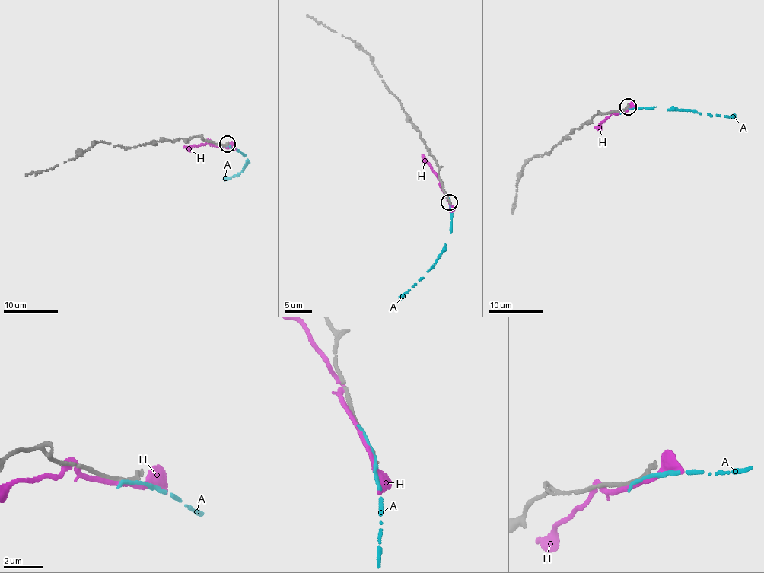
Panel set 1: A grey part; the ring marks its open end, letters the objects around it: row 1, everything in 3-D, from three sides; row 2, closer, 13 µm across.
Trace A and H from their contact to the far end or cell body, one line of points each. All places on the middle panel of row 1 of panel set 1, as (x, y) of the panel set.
A: (447, 198), (452, 231), (444, 250), (423, 278), (399, 297)
H: (447, 198), (439, 179), (421, 154)

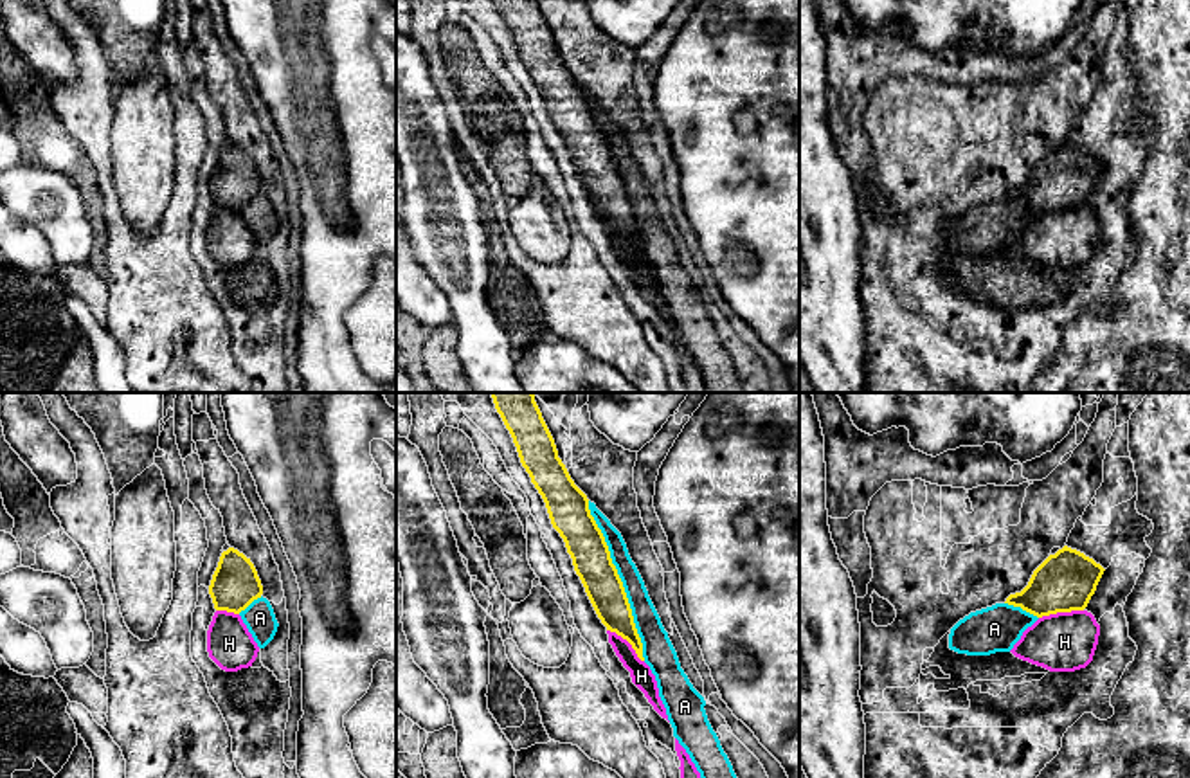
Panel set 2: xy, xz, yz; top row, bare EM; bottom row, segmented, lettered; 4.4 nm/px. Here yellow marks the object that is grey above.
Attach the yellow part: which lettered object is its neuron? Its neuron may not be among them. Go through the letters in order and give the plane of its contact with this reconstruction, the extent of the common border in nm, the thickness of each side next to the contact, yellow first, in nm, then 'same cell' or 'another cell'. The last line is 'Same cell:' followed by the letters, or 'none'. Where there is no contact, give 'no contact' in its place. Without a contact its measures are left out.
A: xz | 750 nm | 170/120 nm | another cell
H: yz | 200 nm | 260/260 nm | another cell
Same cell: none

